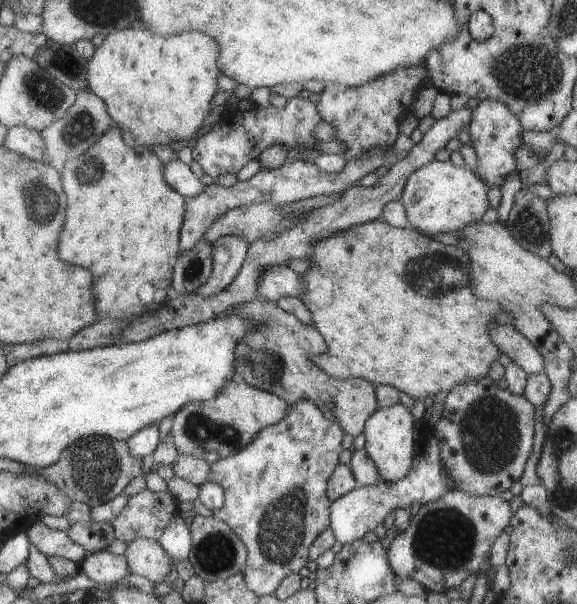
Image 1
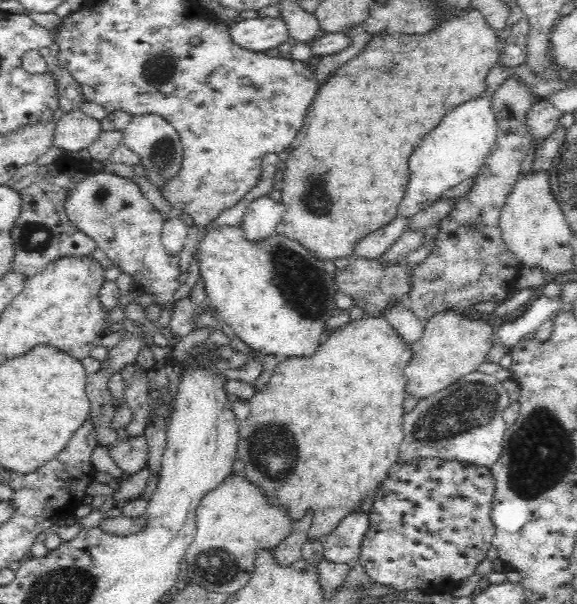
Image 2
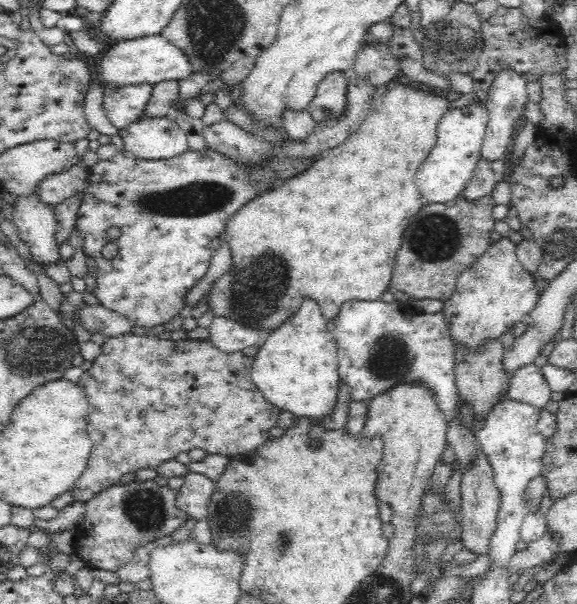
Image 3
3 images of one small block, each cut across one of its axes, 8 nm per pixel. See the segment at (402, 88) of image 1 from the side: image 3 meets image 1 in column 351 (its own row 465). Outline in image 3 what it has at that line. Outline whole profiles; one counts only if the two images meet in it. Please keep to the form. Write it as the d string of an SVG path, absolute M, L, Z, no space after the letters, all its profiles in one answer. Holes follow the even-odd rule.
M134 333L105 337L100 354L76 382L89 404L87 429L93 446L86 468L69 488L72 503L88 502L96 494L119 483L124 474L142 468L155 469L192 448L202 448L207 454L233 457L250 453L266 442L268 430L276 426L281 410L266 400L251 377L251 364L260 347L260 343L256 343L234 352L224 352L216 348L210 337L203 341L190 338L164 340L160 335Z

